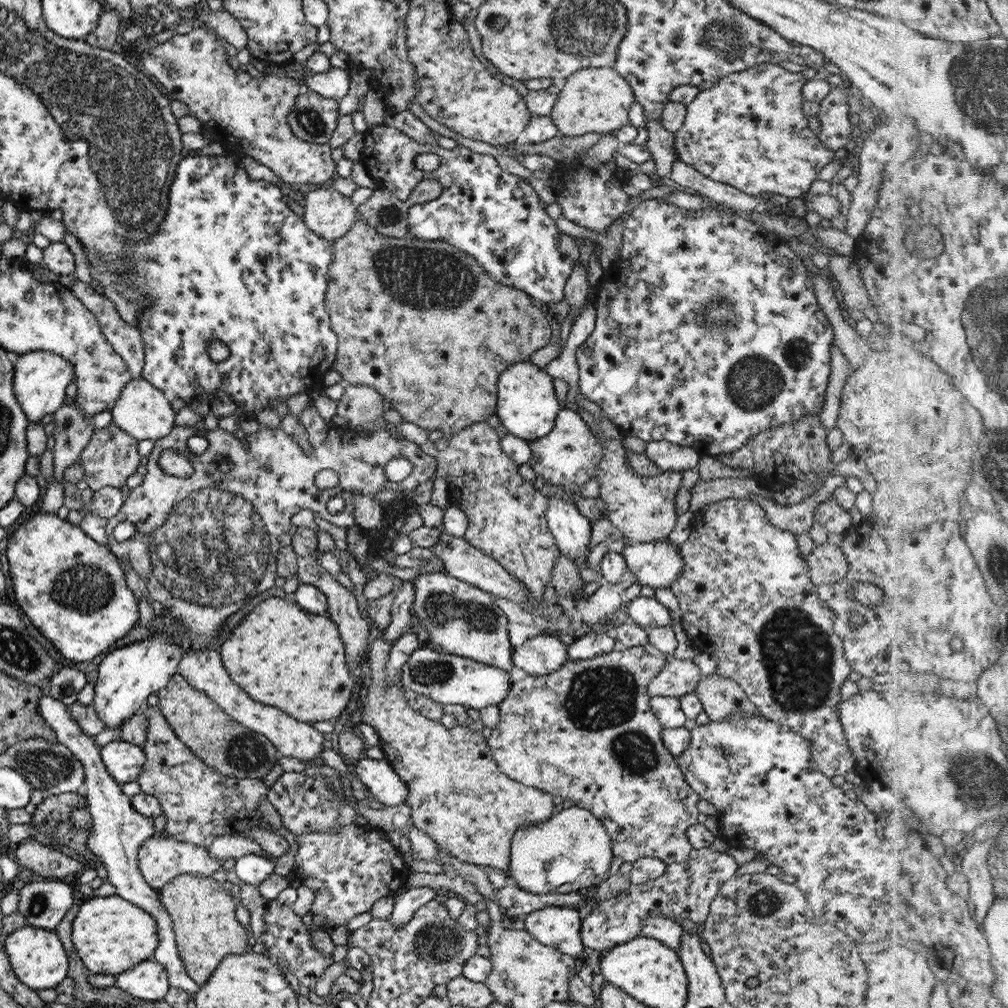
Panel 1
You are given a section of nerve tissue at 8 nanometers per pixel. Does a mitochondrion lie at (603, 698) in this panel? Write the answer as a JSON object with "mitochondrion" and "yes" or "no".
{"mitochondrion":"yes"}

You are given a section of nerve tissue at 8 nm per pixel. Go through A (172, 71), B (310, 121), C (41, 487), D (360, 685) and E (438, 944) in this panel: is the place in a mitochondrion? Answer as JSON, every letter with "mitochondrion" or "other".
{"A":"mitochondrion","B":"mitochondrion","C":"other","D":"other","E":"mitochondrion"}

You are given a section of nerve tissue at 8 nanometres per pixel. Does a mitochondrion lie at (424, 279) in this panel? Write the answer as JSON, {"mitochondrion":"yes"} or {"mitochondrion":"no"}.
{"mitochondrion":"yes"}

